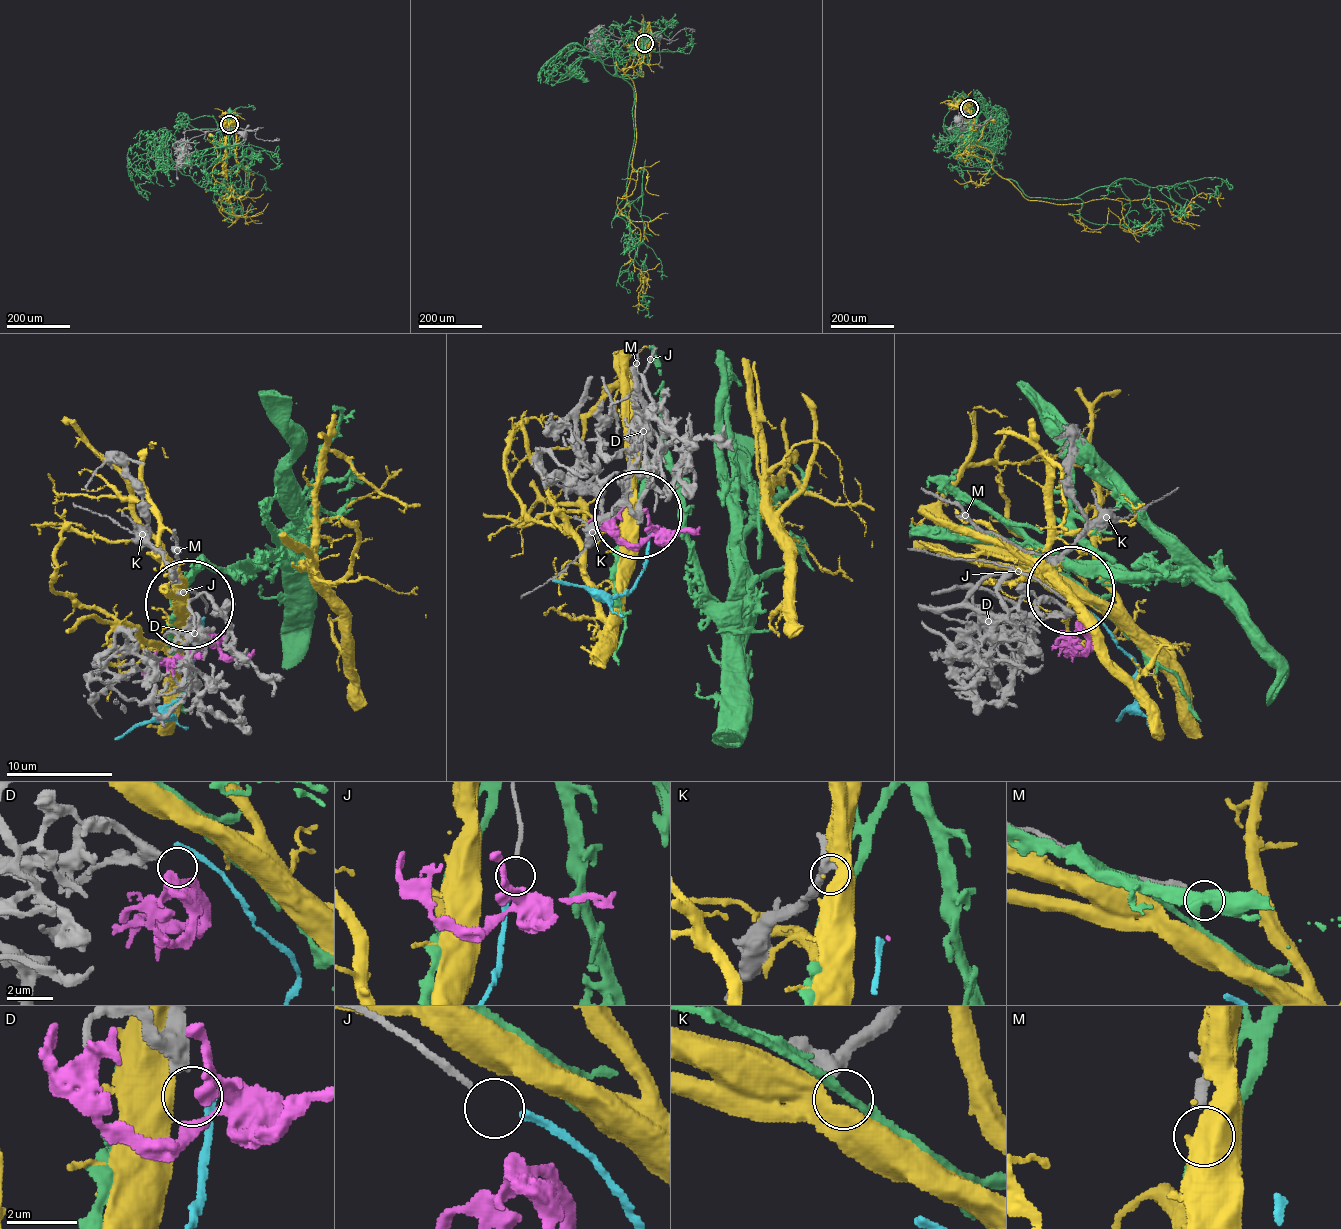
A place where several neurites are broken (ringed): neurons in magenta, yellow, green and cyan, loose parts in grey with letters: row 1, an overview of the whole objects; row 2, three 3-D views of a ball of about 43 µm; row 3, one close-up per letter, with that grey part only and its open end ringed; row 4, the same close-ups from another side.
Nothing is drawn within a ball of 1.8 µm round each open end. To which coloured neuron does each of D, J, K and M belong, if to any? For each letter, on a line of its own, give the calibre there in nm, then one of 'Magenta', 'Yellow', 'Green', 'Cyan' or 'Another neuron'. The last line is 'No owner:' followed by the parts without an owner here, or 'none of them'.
D: Thickness 360 nm. Magenta
J: Thickness 170 nm. Cyan
K: Thickness 400 nm. Another neuron
M: Thickness 320 nm. Another neuron
No owner: K, M

